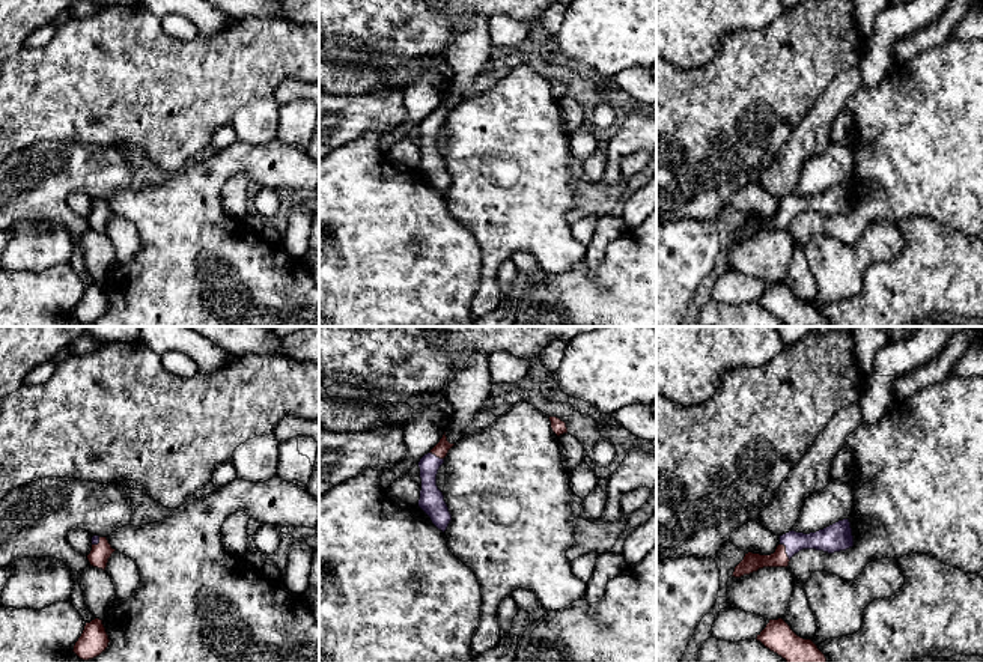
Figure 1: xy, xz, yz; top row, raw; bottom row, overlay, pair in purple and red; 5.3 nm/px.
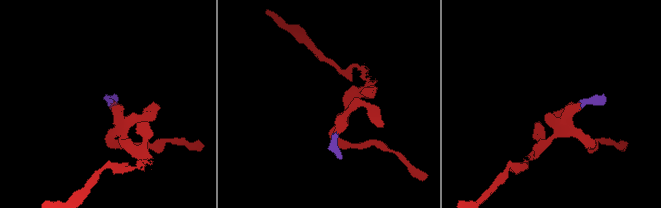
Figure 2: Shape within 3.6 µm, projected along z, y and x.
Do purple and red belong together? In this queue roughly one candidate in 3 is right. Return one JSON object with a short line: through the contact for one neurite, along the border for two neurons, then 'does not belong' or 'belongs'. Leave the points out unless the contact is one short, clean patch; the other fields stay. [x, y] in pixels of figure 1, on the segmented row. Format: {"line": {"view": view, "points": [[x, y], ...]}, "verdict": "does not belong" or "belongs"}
{"line": {"view": "yz", "points": [[831, 539], [798, 540], [786, 551], [776, 560], [751, 561]]}, "verdict": "belongs"}

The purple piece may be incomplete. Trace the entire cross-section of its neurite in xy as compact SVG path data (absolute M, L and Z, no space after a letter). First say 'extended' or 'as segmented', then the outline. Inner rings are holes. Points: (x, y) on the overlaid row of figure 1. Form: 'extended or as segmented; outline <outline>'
extended; outline M93 536L92 551L87 555L90 566L105 570L108 558L116 549L111 548L107 537Z

